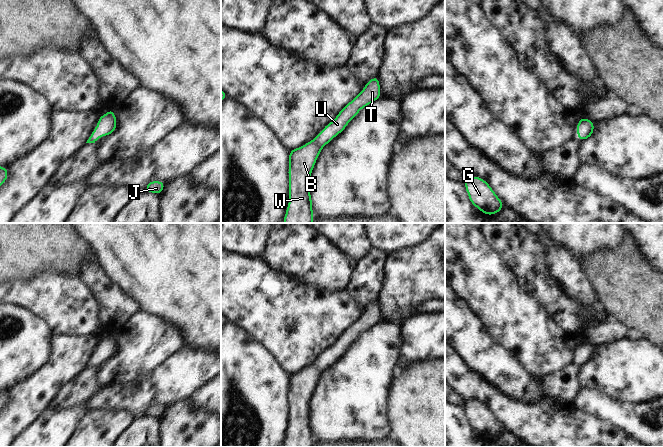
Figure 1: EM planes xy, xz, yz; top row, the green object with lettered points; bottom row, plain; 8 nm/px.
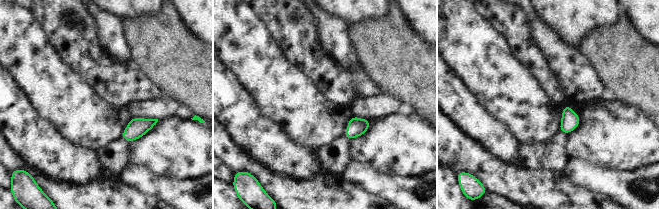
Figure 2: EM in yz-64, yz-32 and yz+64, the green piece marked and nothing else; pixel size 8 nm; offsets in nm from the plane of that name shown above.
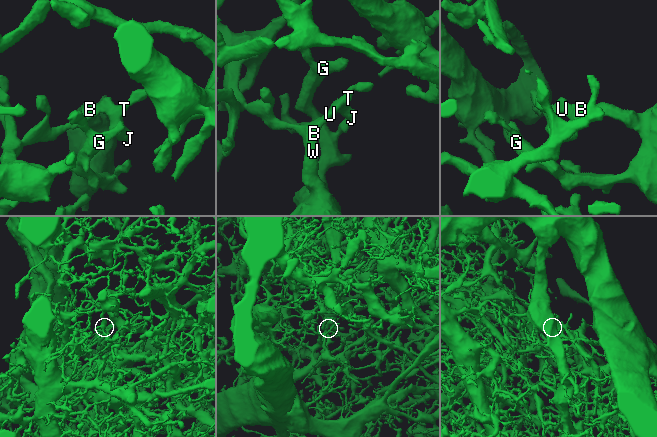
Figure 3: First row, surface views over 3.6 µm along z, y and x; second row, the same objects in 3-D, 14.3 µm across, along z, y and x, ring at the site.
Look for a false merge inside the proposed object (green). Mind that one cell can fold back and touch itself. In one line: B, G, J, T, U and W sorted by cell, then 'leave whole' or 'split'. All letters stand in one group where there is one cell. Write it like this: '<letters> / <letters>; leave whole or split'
B G J T U W; leave whole

